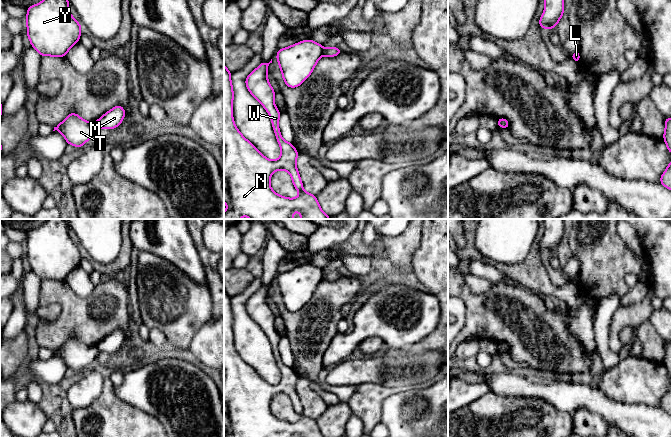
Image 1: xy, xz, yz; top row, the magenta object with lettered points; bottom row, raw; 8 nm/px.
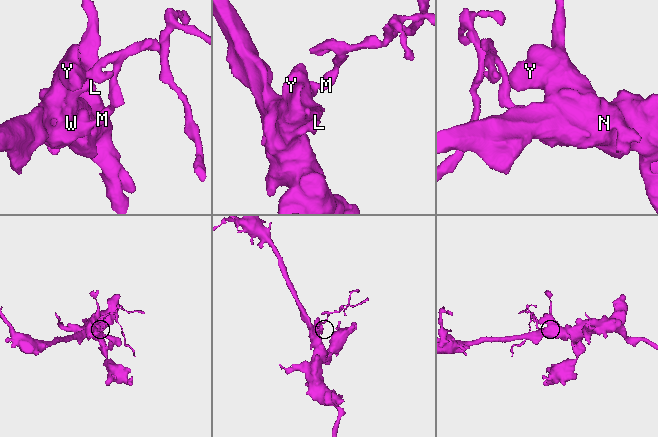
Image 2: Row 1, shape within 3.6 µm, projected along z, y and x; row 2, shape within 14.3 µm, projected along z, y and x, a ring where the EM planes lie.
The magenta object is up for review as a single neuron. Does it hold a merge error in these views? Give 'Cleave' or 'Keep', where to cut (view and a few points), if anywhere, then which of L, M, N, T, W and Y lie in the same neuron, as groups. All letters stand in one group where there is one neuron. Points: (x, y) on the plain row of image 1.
Cleave. Split along xz (322, 271), (323, 279). Groups: L N T W Y / M

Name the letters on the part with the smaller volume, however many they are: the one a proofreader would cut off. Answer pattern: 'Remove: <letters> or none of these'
Remove: M

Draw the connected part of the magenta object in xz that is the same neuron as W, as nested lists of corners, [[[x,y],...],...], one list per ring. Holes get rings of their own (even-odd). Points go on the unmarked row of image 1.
[[[272,283],[269,287],[263,286],[253,294],[245,303],[245,308],[250,318],[258,324],[267,337],[270,340],[272,351],[277,363],[277,366],[281,372],[281,380],[277,384],[267,383],[250,365],[248,365],[238,354],[233,344],[233,310],[231,306],[231,296],[226,292],[224,288],[224,426],[227,429],[225,437],[294,437],[298,435],[300,437],[324,437],[320,431],[320,428],[315,419],[303,414],[302,404],[296,391],[296,383],[299,376],[294,372],[292,367],[285,365],[279,353],[279,342],[281,336],[277,333],[274,326],[275,315],[268,305],[268,290],[272,287]],[[277,394],[287,395],[292,402],[292,407],[295,413],[299,416],[299,420],[296,422],[283,421],[273,415],[270,410],[270,402],[272,398]]]

